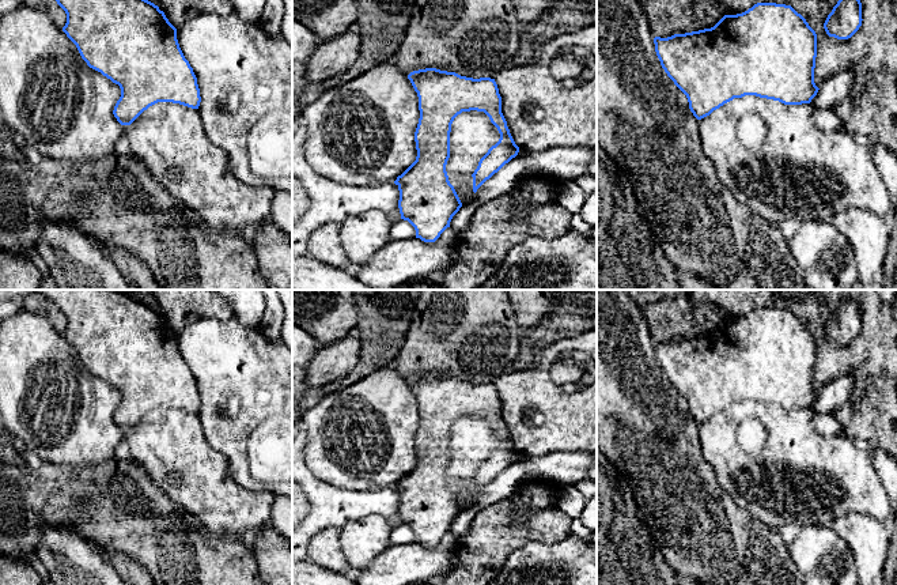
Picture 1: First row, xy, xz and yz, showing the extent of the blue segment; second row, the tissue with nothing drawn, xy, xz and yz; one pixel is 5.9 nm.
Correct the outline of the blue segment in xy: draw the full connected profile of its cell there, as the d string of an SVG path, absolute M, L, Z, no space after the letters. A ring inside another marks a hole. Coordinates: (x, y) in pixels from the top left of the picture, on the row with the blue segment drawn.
M56 0L67 14L63 31L76 45L87 65L118 84L121 97L113 114L121 125L130 125L158 102L198 109L197 78L185 58L177 29L164 12L148 0Z

